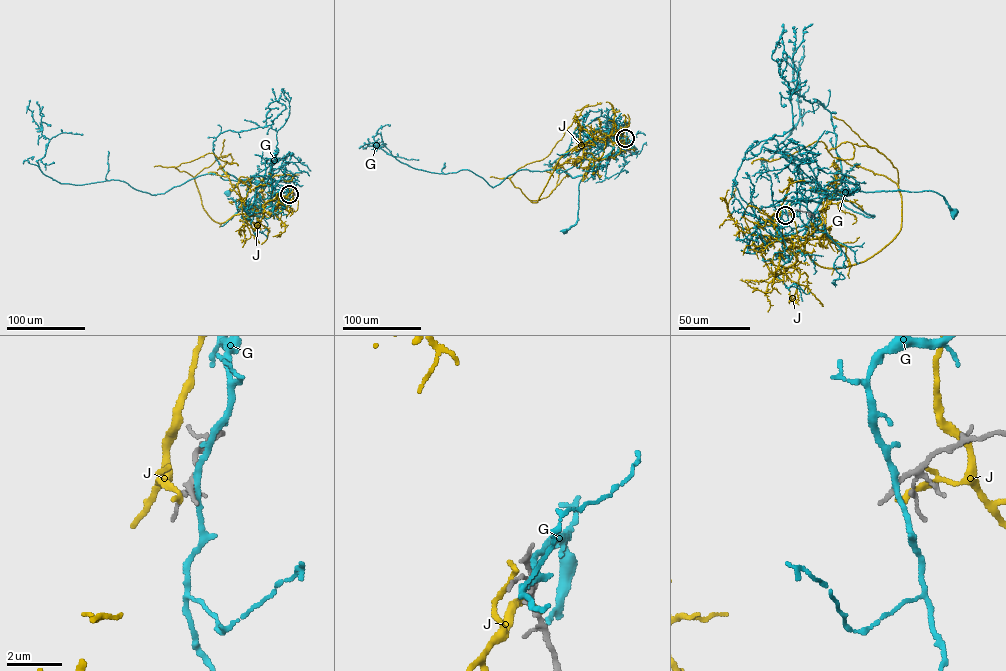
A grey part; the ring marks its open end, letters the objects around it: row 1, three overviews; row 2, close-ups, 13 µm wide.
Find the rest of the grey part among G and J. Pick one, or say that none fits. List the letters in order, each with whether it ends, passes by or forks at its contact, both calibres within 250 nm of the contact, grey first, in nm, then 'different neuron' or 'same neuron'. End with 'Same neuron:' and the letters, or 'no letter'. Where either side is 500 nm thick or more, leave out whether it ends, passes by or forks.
G: it passes by; 150 nm thick on the grey side, 190 nm on the other; different neuron
J: it ends there; 110 nm thick on the grey side, 220 nm on the other; different neuron
Same neuron: no letter

